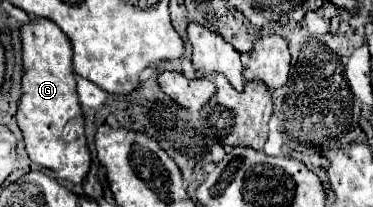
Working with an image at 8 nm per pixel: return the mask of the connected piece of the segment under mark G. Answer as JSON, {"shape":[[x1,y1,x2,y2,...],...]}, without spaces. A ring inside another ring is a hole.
{"shape":[[32,18,30,24,22,26,22,60,24,60,24,78,22,78,22,98,18,106,18,126,22,130,26,152,32,162,42,168,56,172,60,180,72,184,82,184,90,170,90,150,84,136,84,112,76,92,76,74,72,68,72,48,70,38,52,22,44,18]]}

